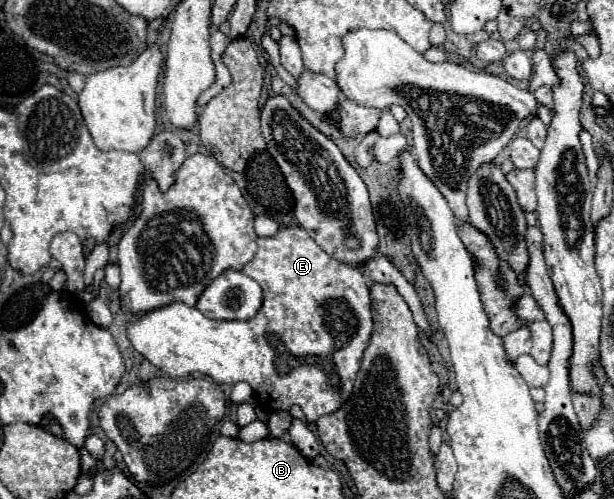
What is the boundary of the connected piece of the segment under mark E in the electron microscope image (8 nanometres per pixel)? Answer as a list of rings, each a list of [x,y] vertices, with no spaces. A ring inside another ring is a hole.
[[[283,226],[275,236],[259,238],[259,250],[243,272],[259,282],[265,294],[255,318],[213,320],[203,316],[197,308],[173,302],[129,324],[127,336],[135,350],[171,378],[203,374],[217,384],[247,382],[255,392],[257,404],[271,412],[287,412],[291,406],[299,406],[309,422],[317,422],[321,416],[339,410],[353,392],[353,382],[373,332],[369,288],[363,274],[353,266],[329,258],[299,226]]]

